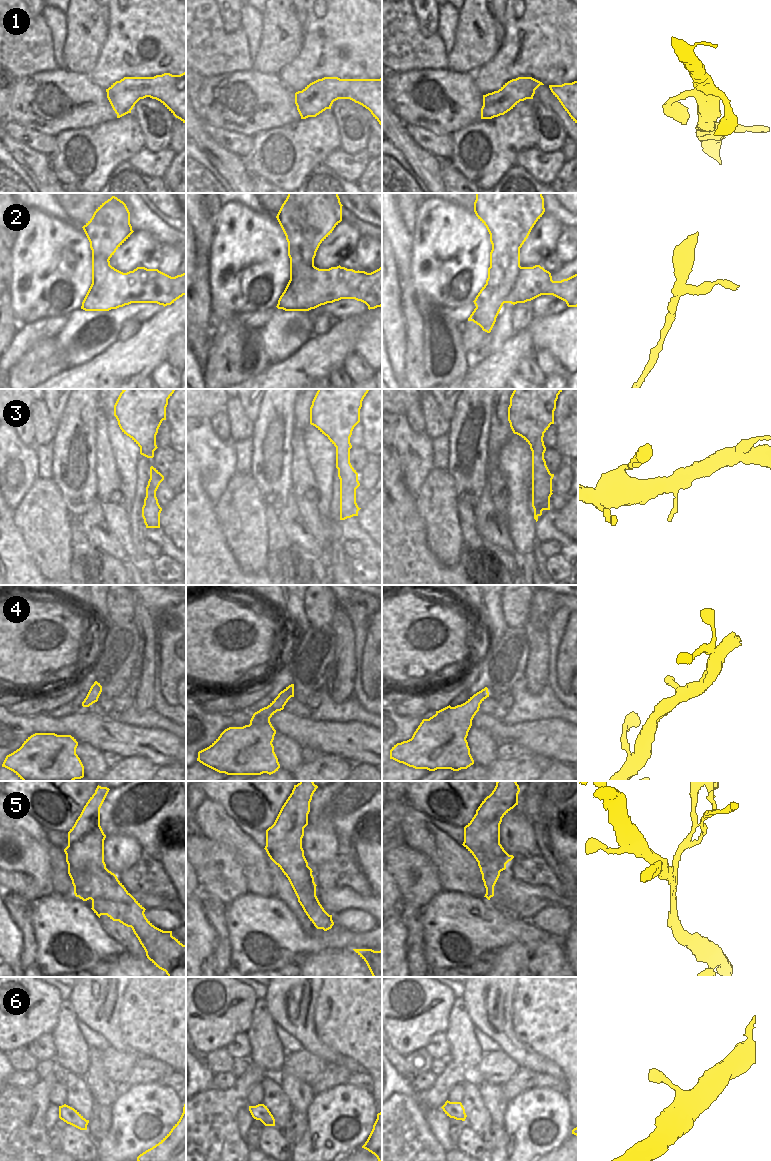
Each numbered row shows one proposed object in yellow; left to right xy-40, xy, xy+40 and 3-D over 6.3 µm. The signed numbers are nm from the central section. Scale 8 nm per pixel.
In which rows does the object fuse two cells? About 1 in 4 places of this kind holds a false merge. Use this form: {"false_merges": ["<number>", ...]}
{"false_merges": ["2", "5"]}

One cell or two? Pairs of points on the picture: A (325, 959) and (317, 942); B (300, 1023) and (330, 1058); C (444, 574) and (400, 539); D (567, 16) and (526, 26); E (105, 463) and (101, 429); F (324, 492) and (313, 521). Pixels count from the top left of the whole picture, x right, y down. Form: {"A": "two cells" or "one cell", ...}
{"A": "two cells", "B": "one cell", "C": "one cell", "D": "one cell", "E": "one cell", "F": "two cells"}

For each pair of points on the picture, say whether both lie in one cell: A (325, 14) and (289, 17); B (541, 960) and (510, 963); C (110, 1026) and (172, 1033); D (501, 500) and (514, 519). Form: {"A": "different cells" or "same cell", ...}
{"A": "different cells", "B": "same cell", "C": "different cells", "D": "different cells"}

